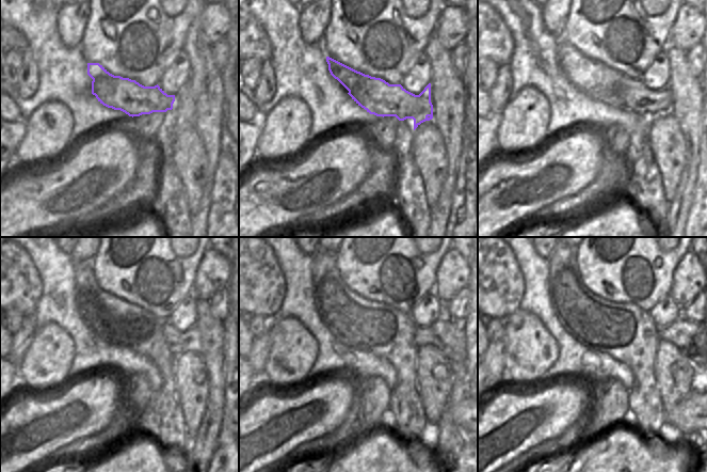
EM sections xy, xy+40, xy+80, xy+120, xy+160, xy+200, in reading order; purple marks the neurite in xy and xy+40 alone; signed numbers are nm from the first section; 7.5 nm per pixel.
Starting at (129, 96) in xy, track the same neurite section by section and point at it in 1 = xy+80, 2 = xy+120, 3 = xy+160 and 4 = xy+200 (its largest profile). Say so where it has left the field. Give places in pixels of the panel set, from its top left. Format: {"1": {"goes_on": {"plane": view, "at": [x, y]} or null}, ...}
{"1": {"goes_on": {"plane": "xy+80", "at": [640, 99]}}, "2": {"goes_on": {"plane": "xy+120", "at": [179, 342]}}, "3": {"goes_on": {"plane": "xy+160", "at": [448, 335]}}, "4": {"goes_on": {"plane": "xy+200", "at": [692, 339]}}}

